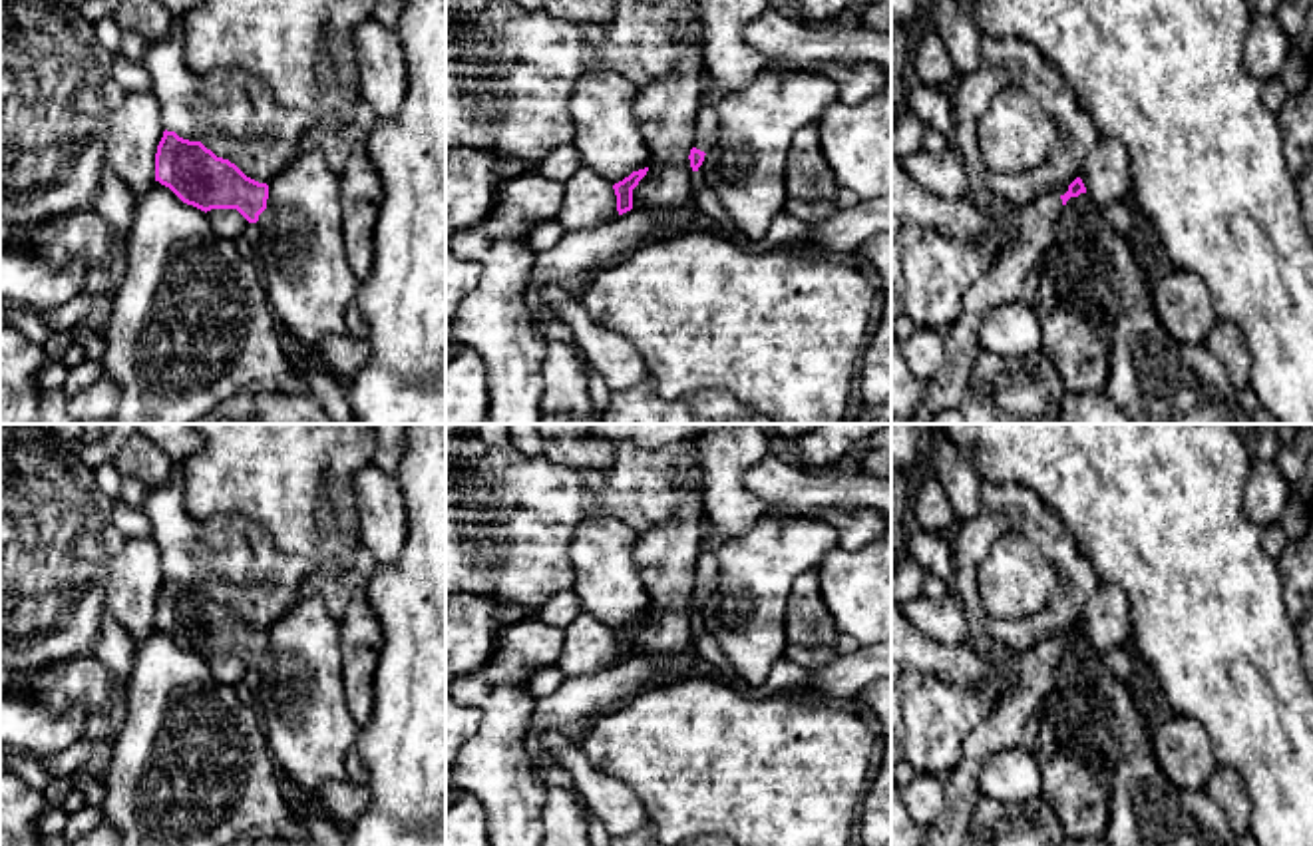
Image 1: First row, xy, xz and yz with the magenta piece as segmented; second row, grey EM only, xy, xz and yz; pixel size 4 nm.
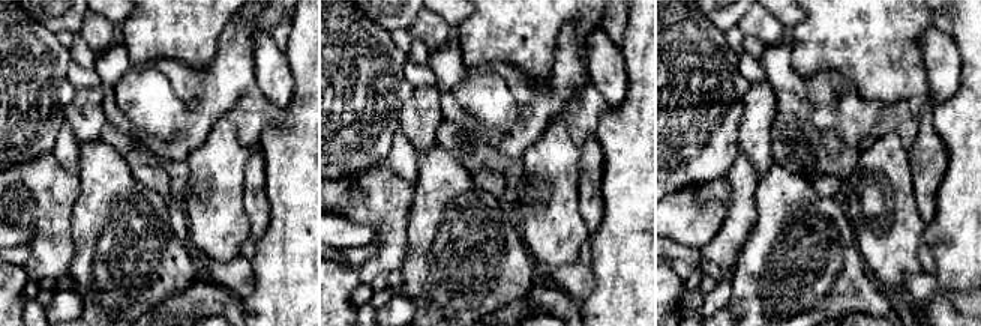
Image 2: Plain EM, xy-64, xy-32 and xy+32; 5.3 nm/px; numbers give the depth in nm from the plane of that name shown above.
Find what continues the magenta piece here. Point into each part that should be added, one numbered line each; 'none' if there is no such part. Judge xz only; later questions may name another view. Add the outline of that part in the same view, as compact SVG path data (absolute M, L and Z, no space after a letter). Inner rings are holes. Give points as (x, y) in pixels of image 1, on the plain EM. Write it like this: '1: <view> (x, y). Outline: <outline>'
1: xz (707, 576). Outline: M708 543L696 557L692 593L710 599L716 593L718 579L720 579L720 563L716 553L712 551L712 543Z

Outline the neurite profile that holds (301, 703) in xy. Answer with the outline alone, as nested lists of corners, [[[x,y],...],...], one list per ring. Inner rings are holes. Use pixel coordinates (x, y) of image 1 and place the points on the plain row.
[[[304,597],[267,631],[269,645],[257,667],[259,693],[253,709],[281,774],[314,796],[324,782],[348,778],[344,762],[358,739],[342,687],[340,617],[320,597]]]

